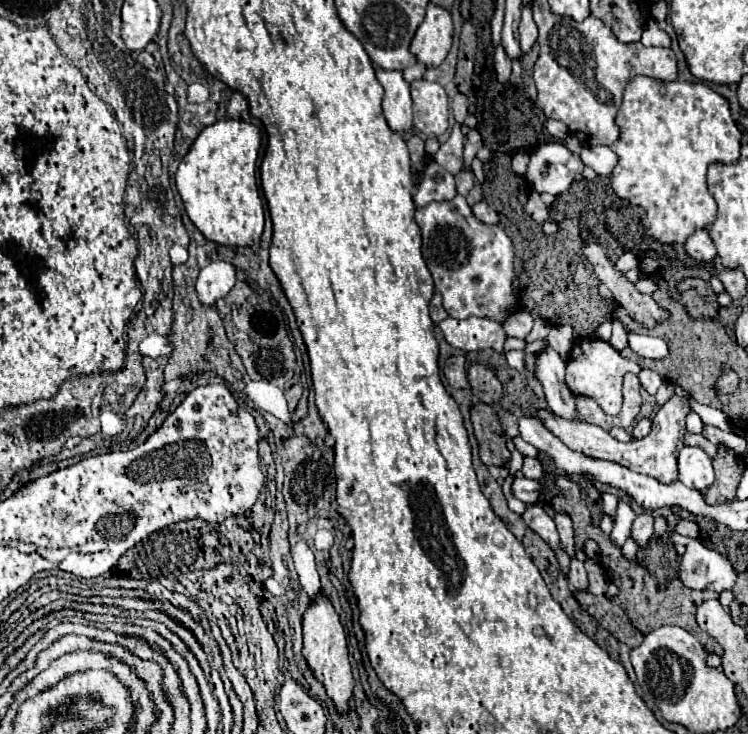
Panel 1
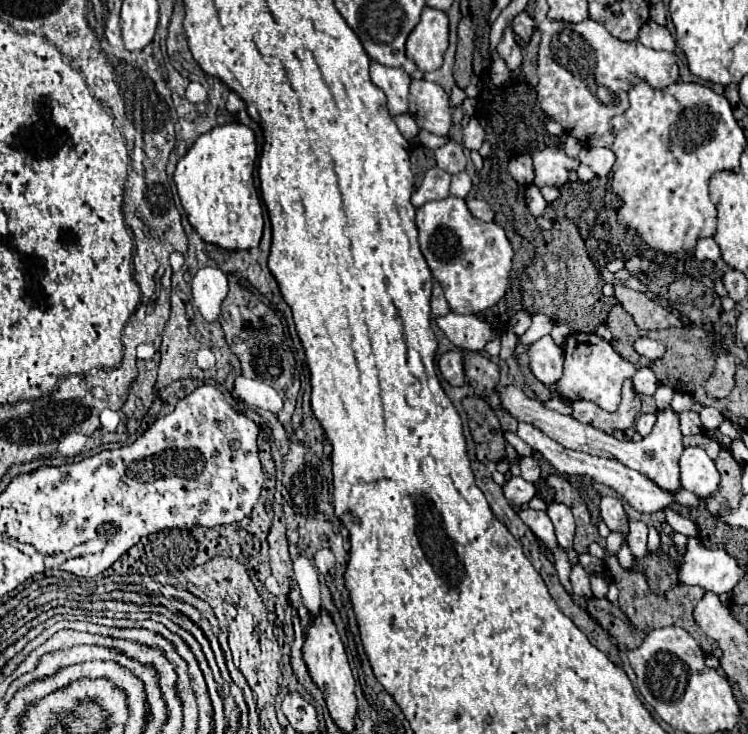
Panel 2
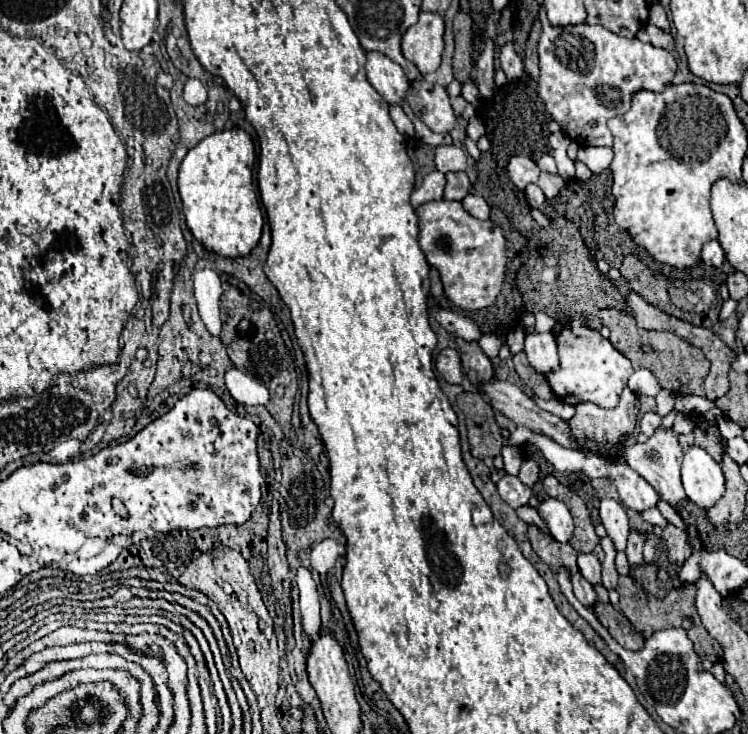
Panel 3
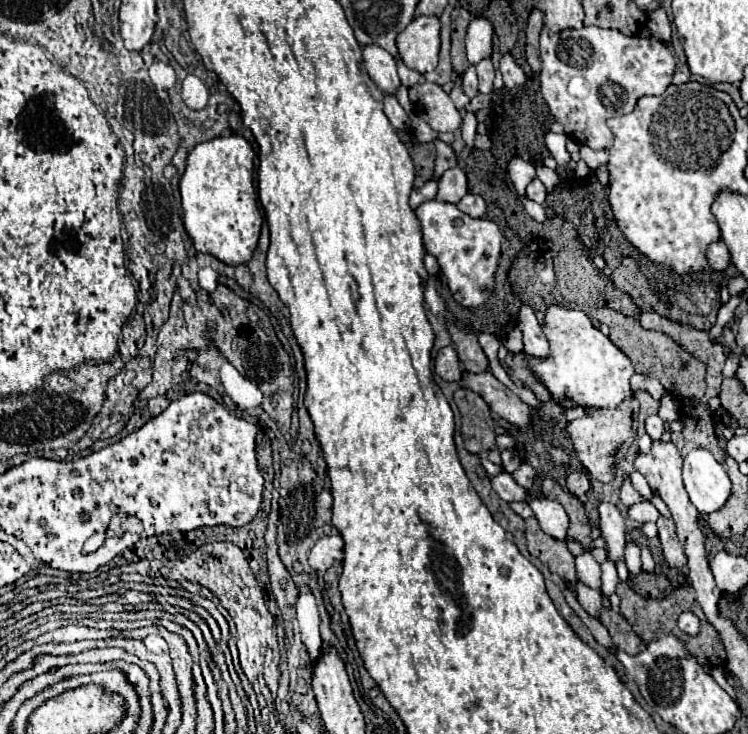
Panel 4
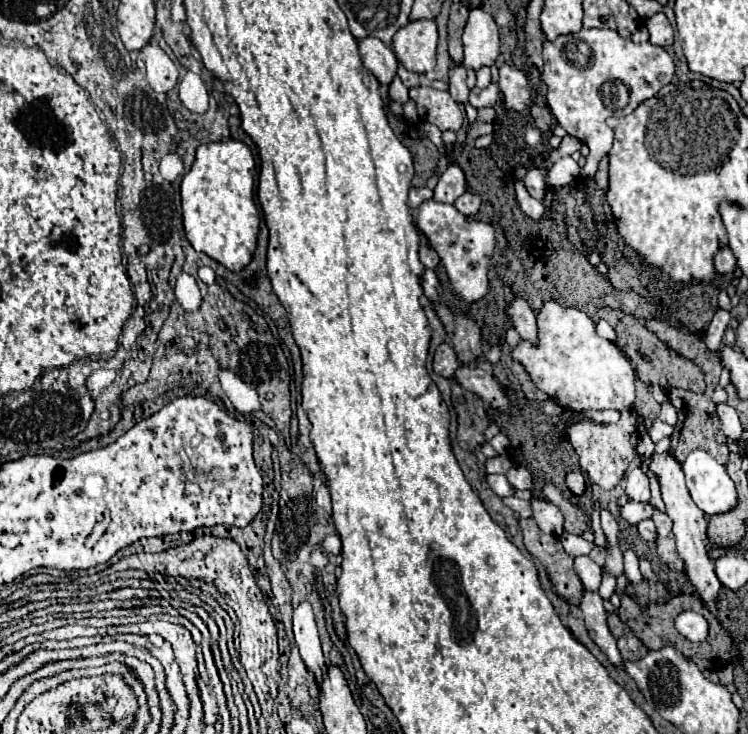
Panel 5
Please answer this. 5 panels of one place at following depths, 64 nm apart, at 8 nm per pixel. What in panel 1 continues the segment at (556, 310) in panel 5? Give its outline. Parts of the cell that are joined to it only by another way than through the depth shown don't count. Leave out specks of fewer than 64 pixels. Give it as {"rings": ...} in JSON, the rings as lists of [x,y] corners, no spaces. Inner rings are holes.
{"rings":[[[578,338],[570,352],[570,360],[566,366],[566,384],[574,394],[594,398],[600,408],[608,414],[618,414],[622,406],[622,378],[626,372],[640,372],[640,366],[628,358],[624,358],[618,350],[614,350],[604,340],[588,340]]]}

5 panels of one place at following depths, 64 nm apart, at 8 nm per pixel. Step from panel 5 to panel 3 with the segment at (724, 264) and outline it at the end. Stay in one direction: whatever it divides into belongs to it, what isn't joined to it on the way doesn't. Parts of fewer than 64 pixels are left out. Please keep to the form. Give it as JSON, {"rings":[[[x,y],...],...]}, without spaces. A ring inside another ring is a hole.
{"rings":[[[710,240],[702,246],[702,262],[704,264],[712,264],[712,266],[720,266],[724,262],[724,250],[718,244],[718,240]]]}

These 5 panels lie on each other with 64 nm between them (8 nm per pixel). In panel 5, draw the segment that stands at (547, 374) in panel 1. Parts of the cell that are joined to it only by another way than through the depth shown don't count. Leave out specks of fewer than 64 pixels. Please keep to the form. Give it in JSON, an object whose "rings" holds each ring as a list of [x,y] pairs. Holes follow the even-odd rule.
{"rings":[[[516,298],[510,308],[506,310],[506,314],[510,316],[514,328],[518,330],[522,340],[528,340],[530,344],[538,346],[538,328],[536,328],[536,314],[532,312],[532,308],[528,306],[526,300]]]}

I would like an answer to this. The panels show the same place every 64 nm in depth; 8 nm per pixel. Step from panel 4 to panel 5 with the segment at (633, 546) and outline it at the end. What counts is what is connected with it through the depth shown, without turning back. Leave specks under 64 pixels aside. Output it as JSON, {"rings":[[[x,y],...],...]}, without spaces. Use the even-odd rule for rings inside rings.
{"rings":[[[634,550],[624,552],[624,574],[632,584],[638,584],[642,580],[642,574],[638,568],[638,556]]]}

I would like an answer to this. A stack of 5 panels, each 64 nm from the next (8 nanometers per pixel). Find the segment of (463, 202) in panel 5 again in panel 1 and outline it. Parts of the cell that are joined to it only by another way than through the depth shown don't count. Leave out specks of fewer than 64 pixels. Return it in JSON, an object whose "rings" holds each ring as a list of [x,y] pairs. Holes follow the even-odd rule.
{"rings":[[[486,202],[474,204],[472,212],[474,212],[474,216],[476,216],[480,222],[484,222],[484,224],[498,224],[498,214],[496,214],[496,210],[490,208]]]}

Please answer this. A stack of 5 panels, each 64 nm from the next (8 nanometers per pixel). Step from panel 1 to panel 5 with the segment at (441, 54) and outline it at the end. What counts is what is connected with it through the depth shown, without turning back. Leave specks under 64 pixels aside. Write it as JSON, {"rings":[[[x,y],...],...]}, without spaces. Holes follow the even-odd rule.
{"rings":[[[414,20],[400,28],[392,40],[396,58],[412,72],[424,74],[424,66],[436,66],[438,28],[434,20]]]}

